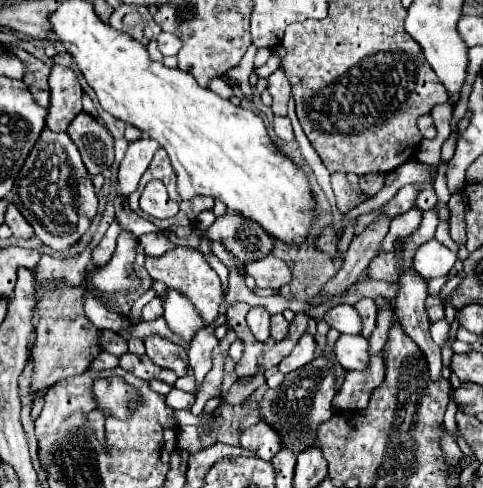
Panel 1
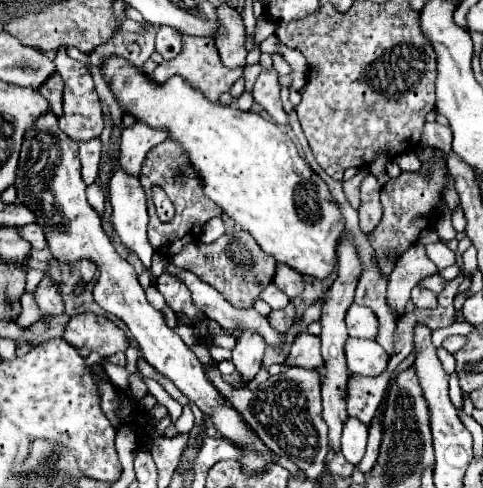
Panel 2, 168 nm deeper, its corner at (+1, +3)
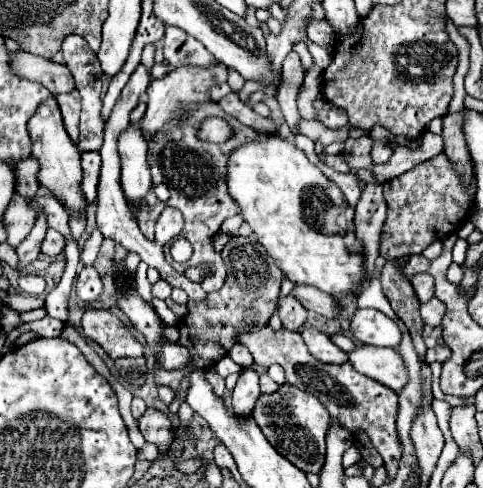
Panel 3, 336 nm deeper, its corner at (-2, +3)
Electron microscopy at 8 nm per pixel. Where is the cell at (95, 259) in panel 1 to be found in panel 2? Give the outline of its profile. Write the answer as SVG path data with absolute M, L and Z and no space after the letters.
M80 260L80 272L82 272L82 278L80 278L78 288L76 288L78 294L82 292L82 286L94 278L94 274L98 272L98 266L92 260Z

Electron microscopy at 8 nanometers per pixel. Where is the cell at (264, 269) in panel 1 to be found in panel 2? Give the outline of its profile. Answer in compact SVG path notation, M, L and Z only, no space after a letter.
M286 264L276 266L276 274L272 278L272 284L278 286L284 294L288 294L288 298L296 298L304 290L302 276L294 268L290 268Z

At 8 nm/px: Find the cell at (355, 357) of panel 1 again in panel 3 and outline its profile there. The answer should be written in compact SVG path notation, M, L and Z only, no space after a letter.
M357 346L353 352L349 352L349 362L353 368L357 368L357 372L385 384L395 392L401 392L409 382L405 362L393 348Z

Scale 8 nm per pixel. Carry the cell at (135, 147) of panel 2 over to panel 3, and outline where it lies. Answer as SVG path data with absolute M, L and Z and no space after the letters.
M217 64L217 68L177 68L173 72L169 72L167 76L153 80L151 86L147 88L147 112L141 120L141 130L145 134L145 138L149 140L149 136L153 136L153 132L159 132L163 128L165 122L169 122L173 116L179 114L181 108L185 108L187 104L193 102L201 102L201 100L209 100L209 88L215 84L223 84L227 82L227 68L223 64Z

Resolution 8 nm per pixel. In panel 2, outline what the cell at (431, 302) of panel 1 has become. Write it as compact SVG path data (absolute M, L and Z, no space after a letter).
M414 288L412 290L412 304L416 308L436 308L438 306L438 298L434 292L426 290L426 288Z

